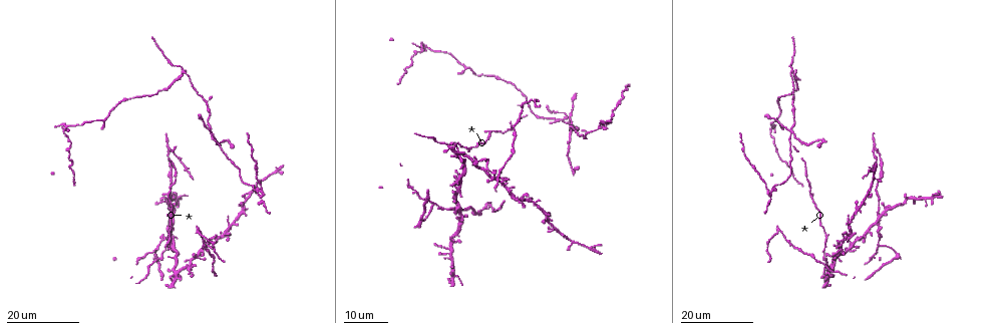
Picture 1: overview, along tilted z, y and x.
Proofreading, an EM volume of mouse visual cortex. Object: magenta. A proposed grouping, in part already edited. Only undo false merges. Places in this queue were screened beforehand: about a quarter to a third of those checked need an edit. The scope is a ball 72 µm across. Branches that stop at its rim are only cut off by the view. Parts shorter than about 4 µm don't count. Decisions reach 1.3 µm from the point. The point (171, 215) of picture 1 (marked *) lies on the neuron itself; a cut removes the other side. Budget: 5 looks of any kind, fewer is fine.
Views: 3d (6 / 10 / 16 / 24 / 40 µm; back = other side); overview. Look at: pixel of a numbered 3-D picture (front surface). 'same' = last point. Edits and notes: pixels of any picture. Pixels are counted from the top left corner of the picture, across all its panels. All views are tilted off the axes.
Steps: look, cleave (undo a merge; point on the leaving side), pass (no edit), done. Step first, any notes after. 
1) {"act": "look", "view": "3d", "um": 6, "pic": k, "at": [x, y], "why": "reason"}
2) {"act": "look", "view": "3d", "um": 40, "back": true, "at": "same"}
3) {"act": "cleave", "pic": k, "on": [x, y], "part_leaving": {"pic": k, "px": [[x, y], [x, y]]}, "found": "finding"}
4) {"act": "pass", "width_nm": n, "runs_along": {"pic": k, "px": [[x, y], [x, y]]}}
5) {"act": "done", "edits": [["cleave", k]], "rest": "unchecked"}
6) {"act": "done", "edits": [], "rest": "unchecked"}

{"act": "look", "view": "3d", "um": 16, "pic": 1, "at": [485, 170], "why": "four arms meet"}

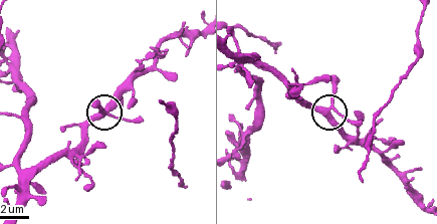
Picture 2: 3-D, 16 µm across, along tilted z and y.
{"act": "look", "view": "3d", "um": 10, "pic": 2, "at": [331, 116]}

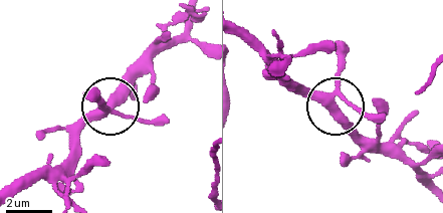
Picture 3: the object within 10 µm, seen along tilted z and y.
{"act": "pass", "width_nm": 360, "found": "one neuron here"}

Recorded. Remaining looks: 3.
{"act": "look", "view": "3d", "um": 24, "pic": 1, "at": [176, 273], "why": "abrupt turn"}

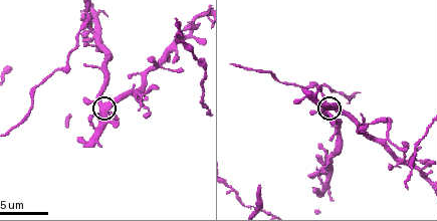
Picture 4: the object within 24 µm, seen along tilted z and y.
{"act": "look", "view": "3d", "um": 10, "pic": 4, "at": [102, 105], "why": "zoom in"}

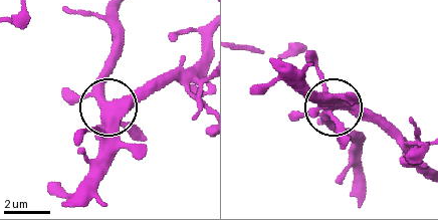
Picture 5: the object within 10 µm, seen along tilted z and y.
{"act": "pass", "width_nm": 410, "found": "one neuron here"}

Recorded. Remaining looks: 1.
{"act": "done", "edits": [], "rest": "unchecked"}

